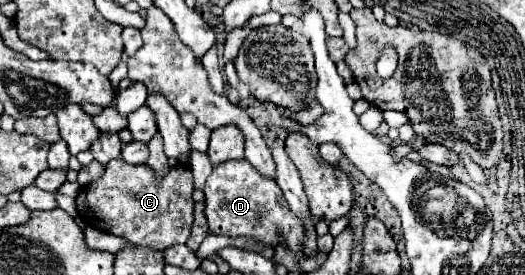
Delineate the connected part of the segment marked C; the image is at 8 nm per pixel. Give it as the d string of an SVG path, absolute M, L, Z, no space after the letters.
M121 159L107 163L105 175L85 185L77 195L79 215L93 227L123 237L133 245L165 251L171 245L185 243L193 225L193 175L191 169L177 165L165 179L153 179L145 165L129 165Z

